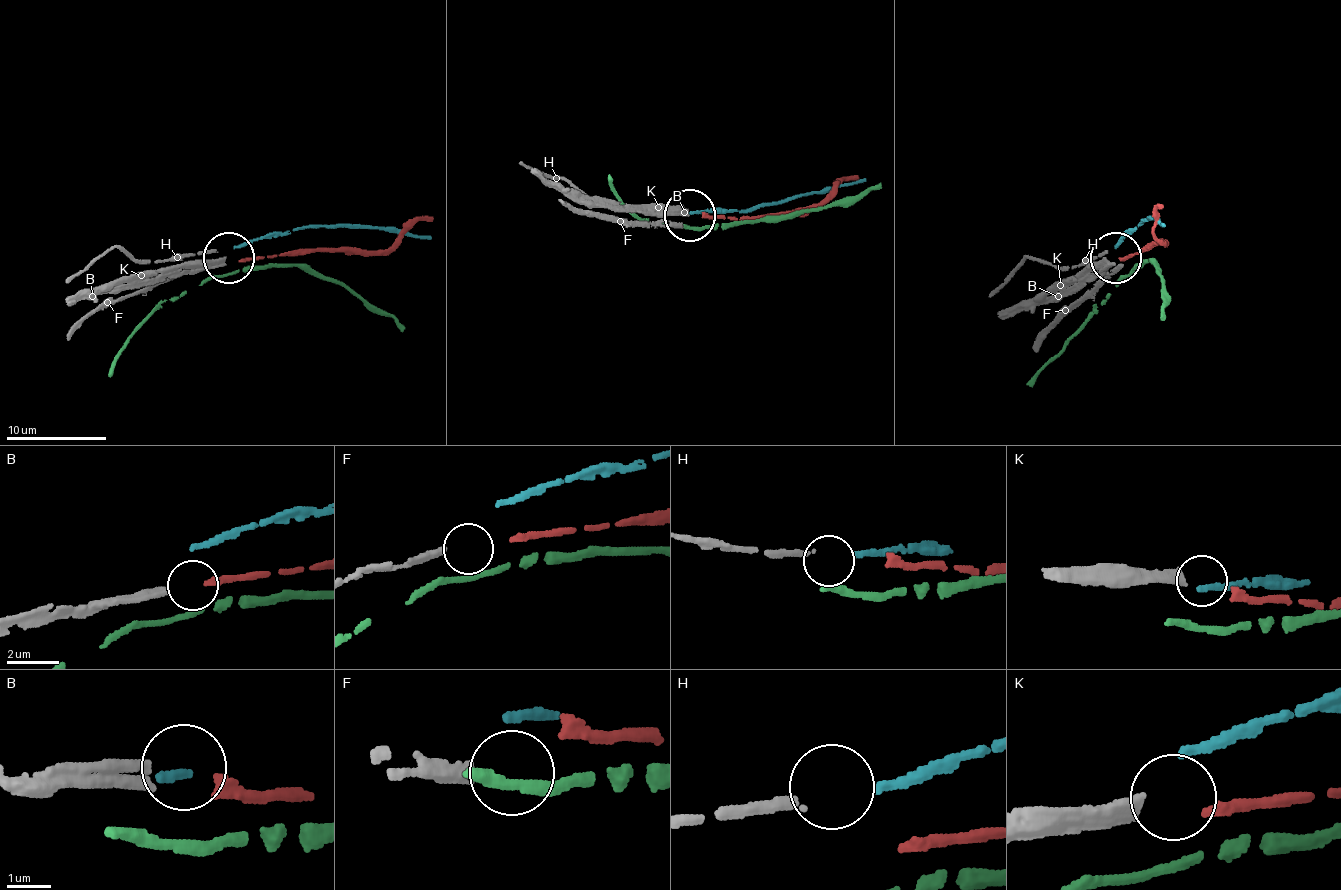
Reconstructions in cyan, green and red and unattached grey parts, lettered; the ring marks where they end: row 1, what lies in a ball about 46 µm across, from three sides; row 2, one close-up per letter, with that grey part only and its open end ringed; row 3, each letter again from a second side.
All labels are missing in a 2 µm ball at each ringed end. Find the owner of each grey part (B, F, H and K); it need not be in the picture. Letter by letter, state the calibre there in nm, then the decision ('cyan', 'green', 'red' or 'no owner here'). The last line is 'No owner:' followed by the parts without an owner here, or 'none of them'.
B: 300 nm | red
F: 340 nm | no owner here
H: 220 nm | cyan
K: 400 nm | no owner here
No owner: F, K

